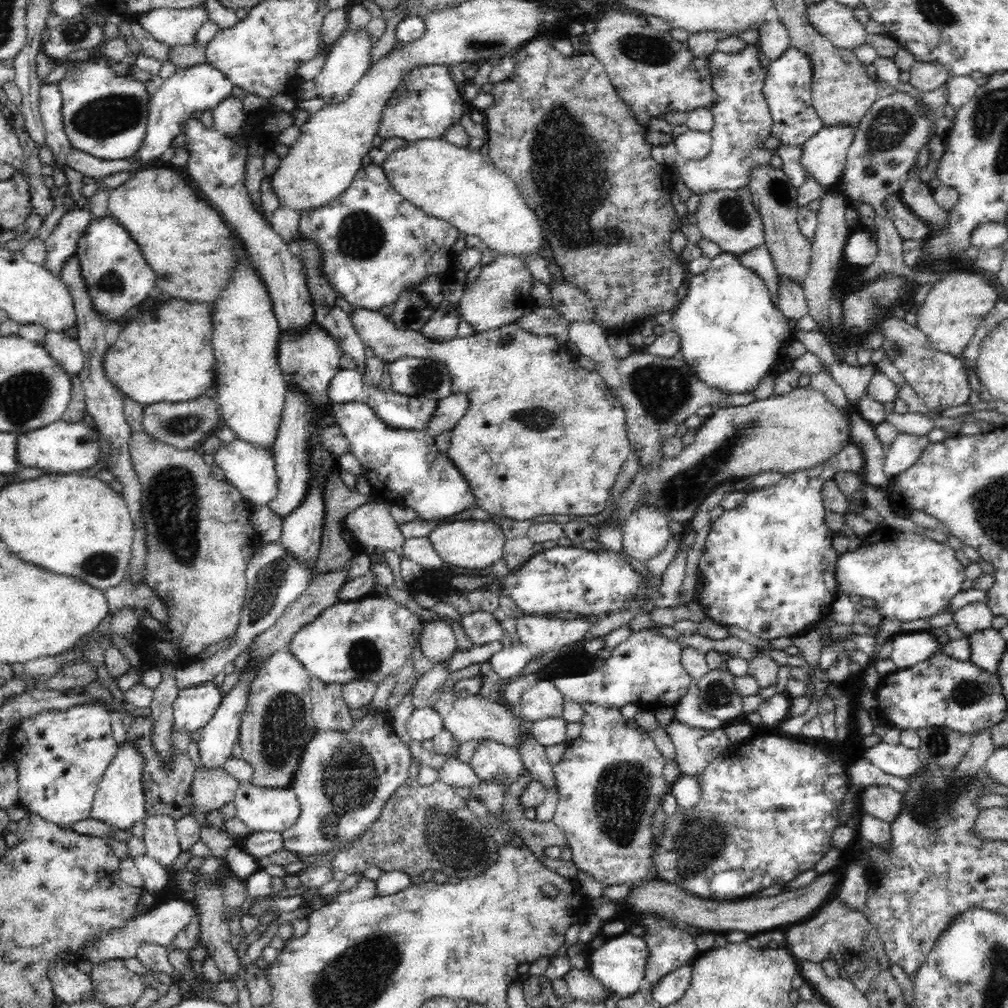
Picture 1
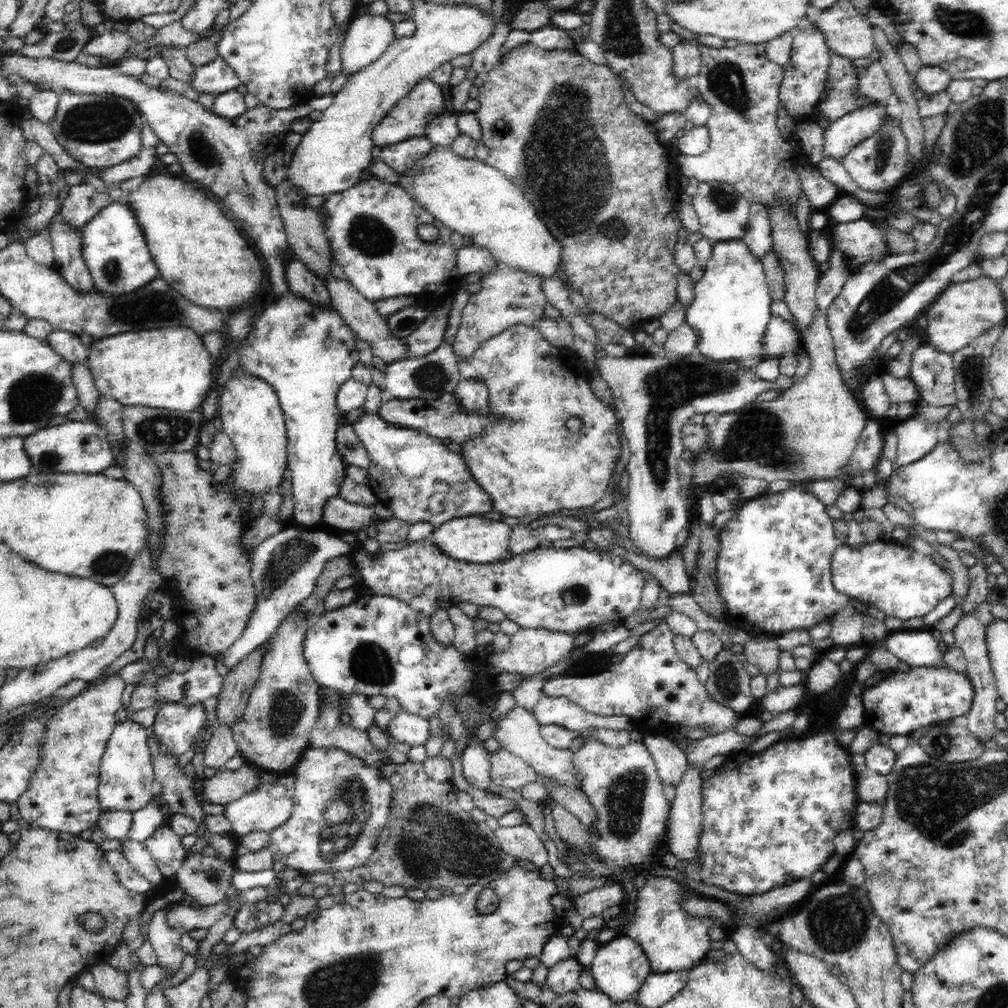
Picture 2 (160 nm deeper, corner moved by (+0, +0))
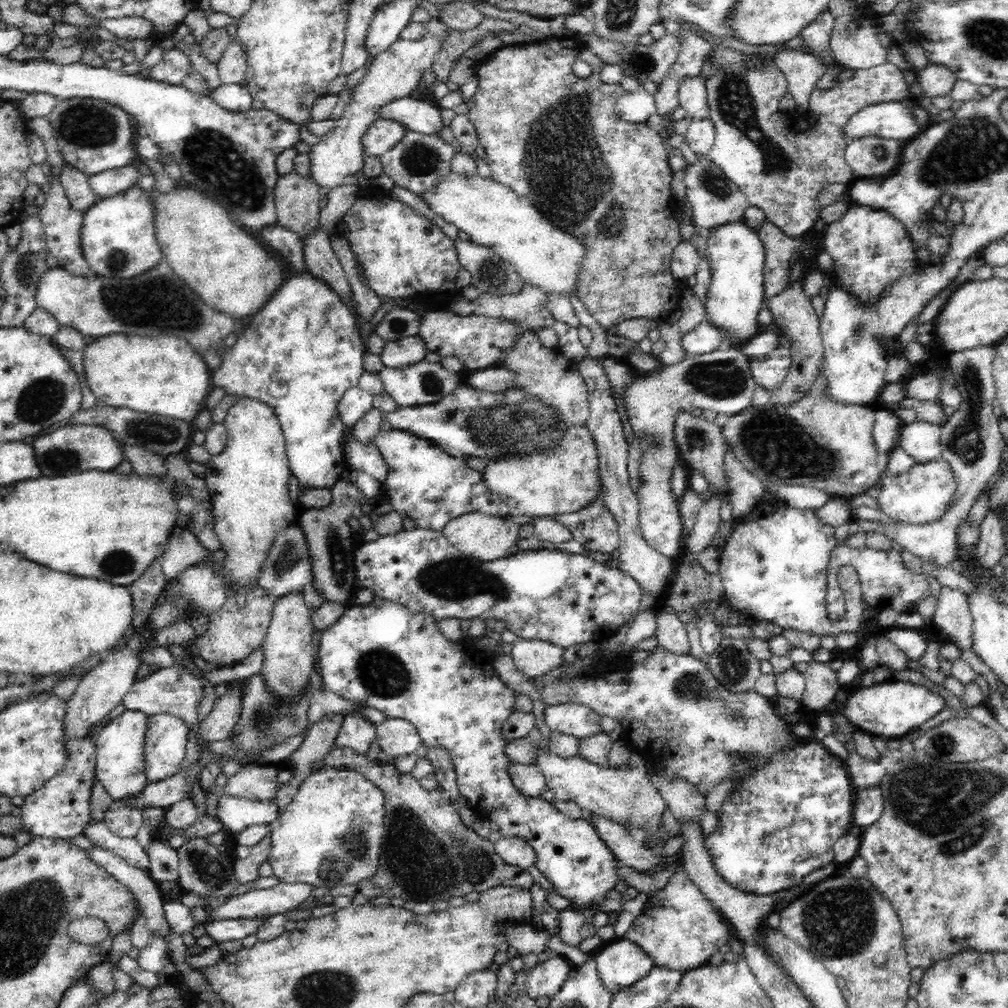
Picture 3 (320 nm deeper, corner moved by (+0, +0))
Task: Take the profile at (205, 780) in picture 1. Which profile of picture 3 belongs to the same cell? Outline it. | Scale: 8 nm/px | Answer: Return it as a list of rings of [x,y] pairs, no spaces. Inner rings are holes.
[[[273,764],[242,765],[235,775],[228,776],[229,779],[223,788],[218,788],[218,794],[254,801],[270,800],[275,798],[280,786],[276,779],[278,771],[279,767]]]

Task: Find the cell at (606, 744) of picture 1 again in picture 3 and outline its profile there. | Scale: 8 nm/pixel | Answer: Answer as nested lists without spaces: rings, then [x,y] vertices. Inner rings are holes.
[[[679,869],[673,881],[657,893],[648,896],[642,912],[635,918],[624,938],[642,947],[642,950],[654,961],[655,966],[685,972],[708,964],[709,958],[718,952],[721,946],[727,944],[731,936],[733,933],[730,930],[730,924],[721,916],[720,910],[712,906],[698,885],[688,877],[688,873]]]

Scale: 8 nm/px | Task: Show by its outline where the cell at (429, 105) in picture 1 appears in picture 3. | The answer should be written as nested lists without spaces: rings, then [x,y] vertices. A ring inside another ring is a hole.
[[[374,120],[361,140],[366,156],[382,156],[404,138],[407,130],[394,120]]]

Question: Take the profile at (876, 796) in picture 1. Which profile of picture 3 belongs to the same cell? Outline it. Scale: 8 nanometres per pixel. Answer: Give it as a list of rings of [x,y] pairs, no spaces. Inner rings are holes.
[[[851,750],[845,764],[851,777],[851,782],[856,789],[879,786],[882,777],[887,771],[885,763],[868,760],[857,751]]]

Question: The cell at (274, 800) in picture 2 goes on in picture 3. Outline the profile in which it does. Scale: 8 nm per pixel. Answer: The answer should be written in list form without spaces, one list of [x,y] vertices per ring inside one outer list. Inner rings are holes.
[[[219,794],[217,819],[238,834],[253,824],[270,824],[278,820],[280,813],[275,798],[270,800],[248,800]]]

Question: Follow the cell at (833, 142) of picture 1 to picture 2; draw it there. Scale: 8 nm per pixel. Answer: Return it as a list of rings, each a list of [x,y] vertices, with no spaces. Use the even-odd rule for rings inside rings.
[[[885,103],[862,106],[832,121],[824,131],[824,144],[821,145],[822,157],[832,157],[841,161],[849,150],[860,144],[860,141],[879,132],[888,119]]]

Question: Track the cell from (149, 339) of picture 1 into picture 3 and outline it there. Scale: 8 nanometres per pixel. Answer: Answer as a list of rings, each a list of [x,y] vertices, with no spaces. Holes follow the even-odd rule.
[[[115,333],[86,345],[82,354],[88,386],[100,405],[193,422],[214,388],[203,355],[176,336]]]

